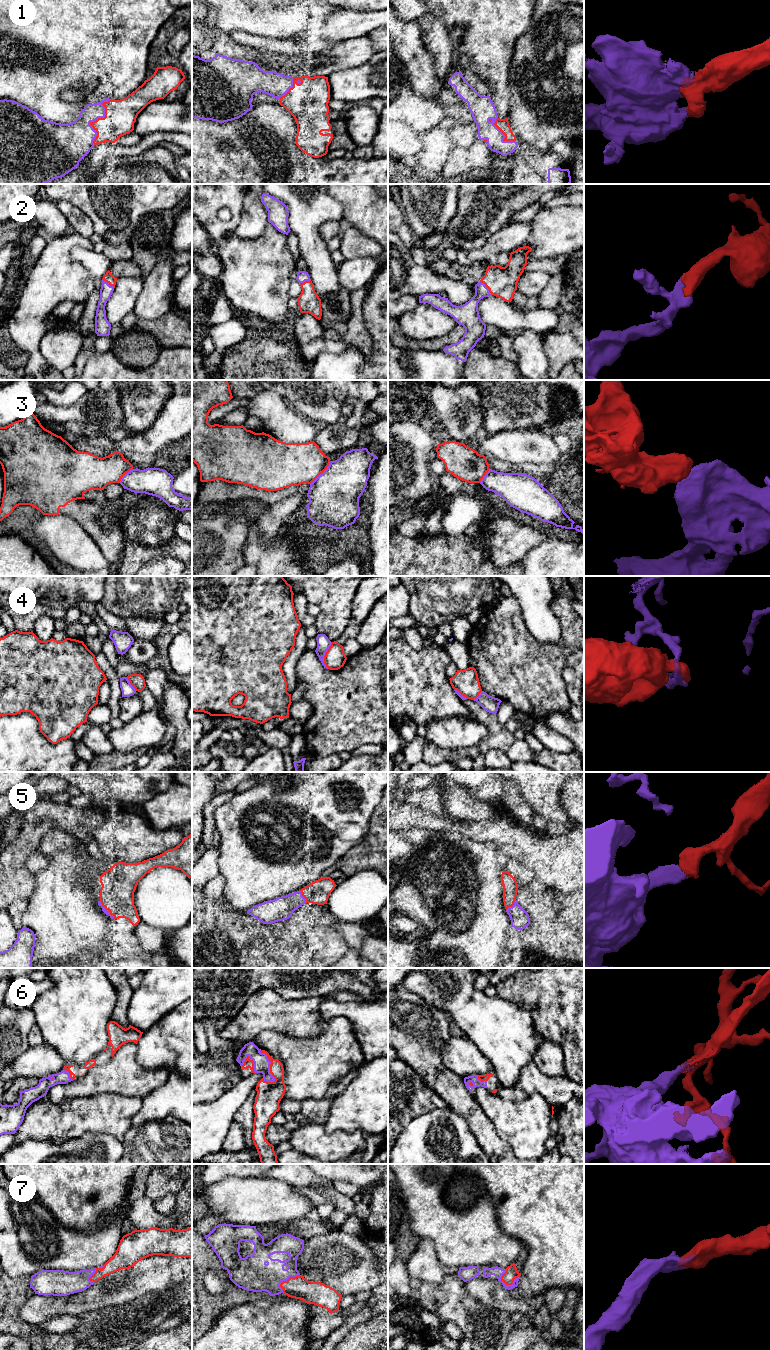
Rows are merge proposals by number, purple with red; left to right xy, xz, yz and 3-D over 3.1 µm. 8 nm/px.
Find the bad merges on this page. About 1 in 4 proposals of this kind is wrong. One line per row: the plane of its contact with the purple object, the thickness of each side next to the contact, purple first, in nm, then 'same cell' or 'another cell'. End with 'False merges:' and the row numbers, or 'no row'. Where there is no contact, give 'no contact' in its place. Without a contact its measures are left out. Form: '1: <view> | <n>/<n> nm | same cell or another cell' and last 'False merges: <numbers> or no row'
1: xy | 300/260 nm | same cell
2: yz | 160/240 nm | same cell
3: xz | 400/340 nm | another cell
4: xz | 110/170 nm | another cell
5: xy | 40/280 nm | same cell
6: xz | 130/200 nm | same cell
7: yz | 80/100 nm | same cell
False merges: 3, 4

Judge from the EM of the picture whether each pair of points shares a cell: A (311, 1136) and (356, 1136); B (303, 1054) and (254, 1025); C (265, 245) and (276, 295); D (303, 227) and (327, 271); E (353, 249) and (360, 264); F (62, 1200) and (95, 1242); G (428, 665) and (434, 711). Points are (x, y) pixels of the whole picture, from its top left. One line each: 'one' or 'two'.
A: one
B: two
C: one
D: one
E: two
F: two
G: one

